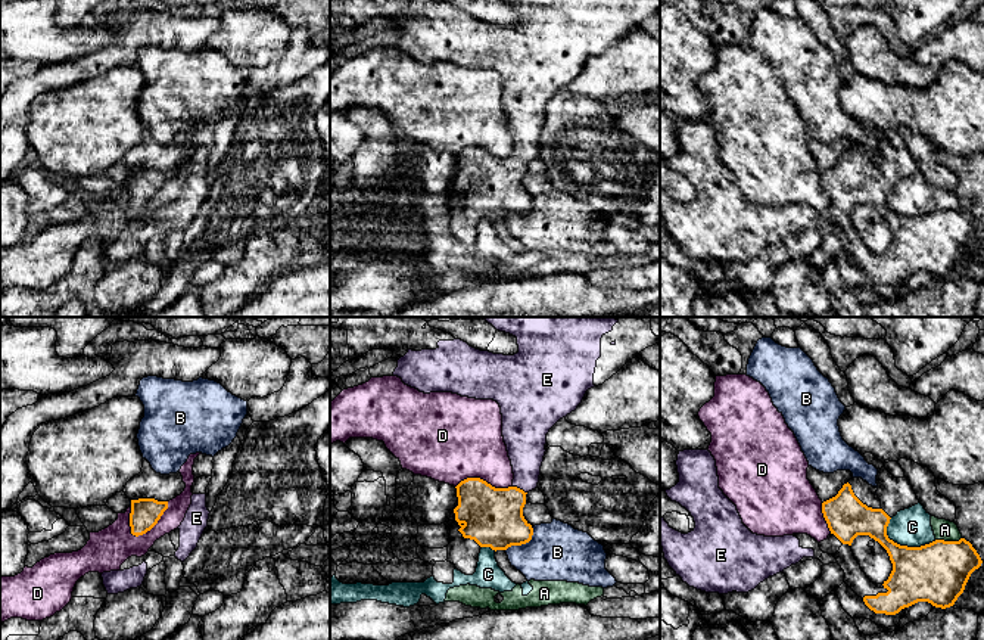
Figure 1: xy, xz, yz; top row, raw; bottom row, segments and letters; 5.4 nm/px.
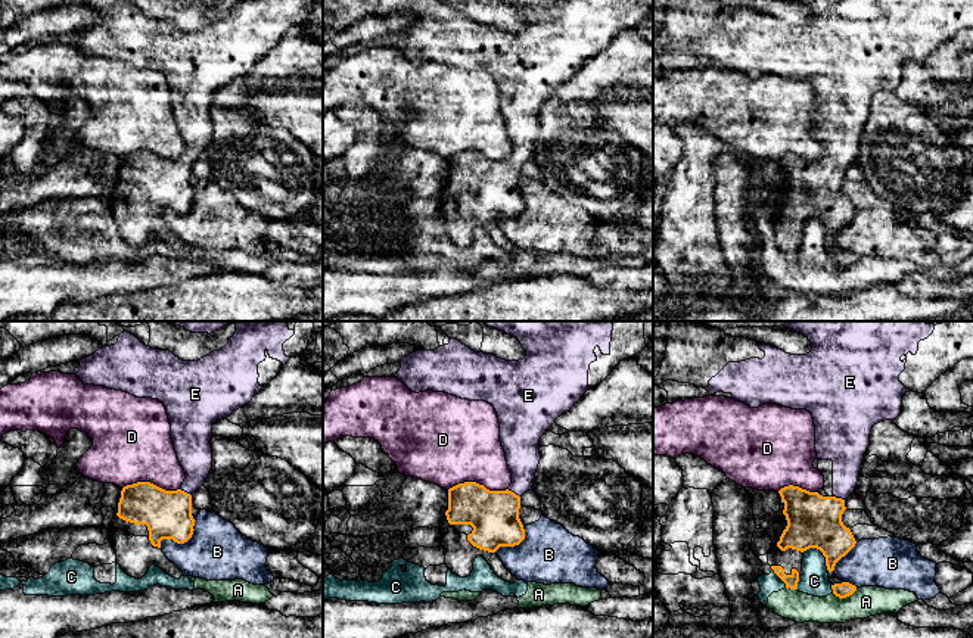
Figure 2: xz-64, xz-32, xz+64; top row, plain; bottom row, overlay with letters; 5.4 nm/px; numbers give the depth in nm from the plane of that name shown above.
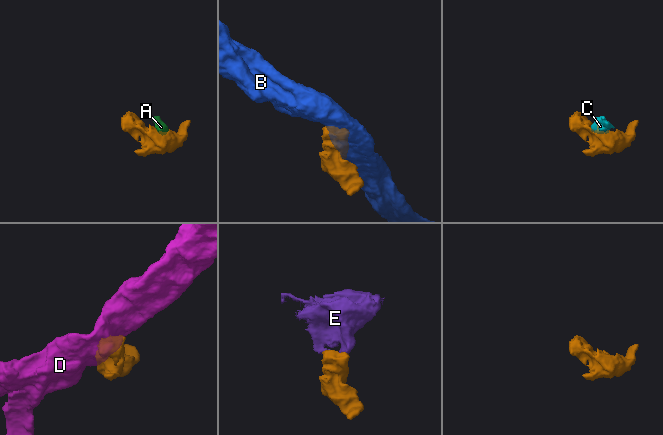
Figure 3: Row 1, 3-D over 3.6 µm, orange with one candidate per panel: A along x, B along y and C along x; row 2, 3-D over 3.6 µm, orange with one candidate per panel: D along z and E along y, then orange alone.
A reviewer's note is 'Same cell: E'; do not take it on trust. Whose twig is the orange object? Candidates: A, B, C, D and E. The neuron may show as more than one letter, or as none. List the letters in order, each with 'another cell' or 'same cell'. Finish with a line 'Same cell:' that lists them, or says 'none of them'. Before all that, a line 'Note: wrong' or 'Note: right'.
Note: right
A: another cell
B: another cell
C: another cell
D: another cell
E: same cell
Same cell: E

